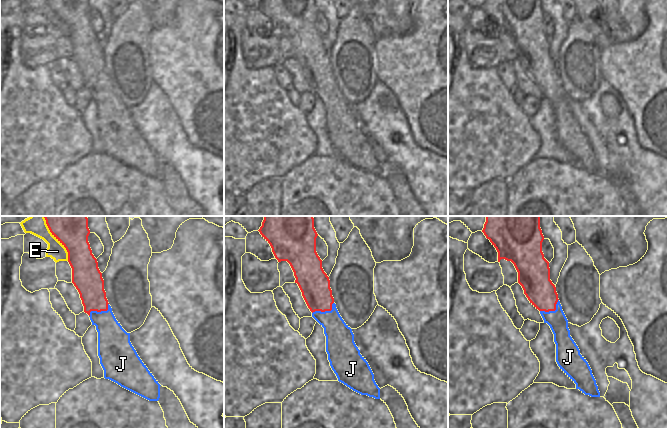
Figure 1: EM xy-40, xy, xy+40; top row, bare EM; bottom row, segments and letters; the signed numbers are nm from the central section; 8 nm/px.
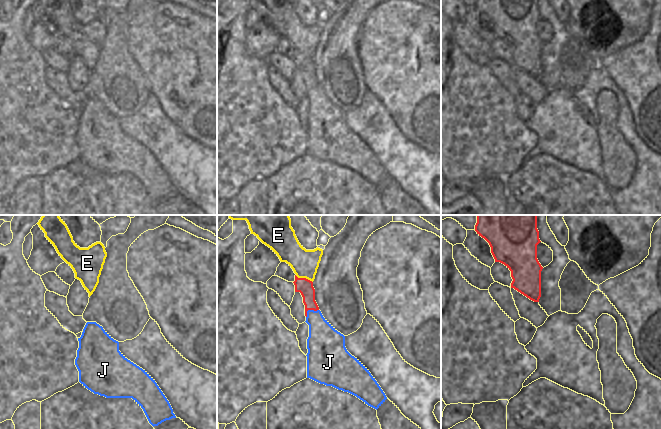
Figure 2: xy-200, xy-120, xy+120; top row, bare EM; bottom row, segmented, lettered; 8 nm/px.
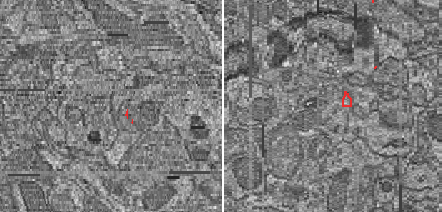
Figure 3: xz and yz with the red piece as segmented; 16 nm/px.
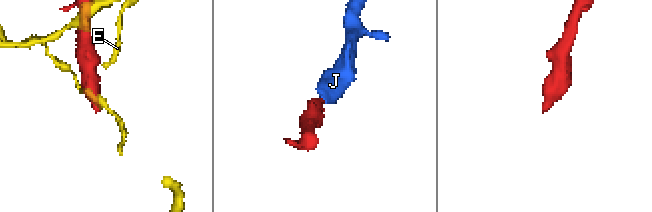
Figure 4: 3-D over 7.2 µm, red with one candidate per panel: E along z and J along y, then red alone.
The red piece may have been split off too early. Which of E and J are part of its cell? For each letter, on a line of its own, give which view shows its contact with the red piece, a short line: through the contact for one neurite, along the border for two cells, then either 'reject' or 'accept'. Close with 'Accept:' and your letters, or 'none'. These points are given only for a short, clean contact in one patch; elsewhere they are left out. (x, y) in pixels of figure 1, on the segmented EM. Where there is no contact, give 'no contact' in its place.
E: xy-40 | reject
J: xy-40 | xy-40 (89, 282), (99, 311), (112, 339) | accept
Accept: J

